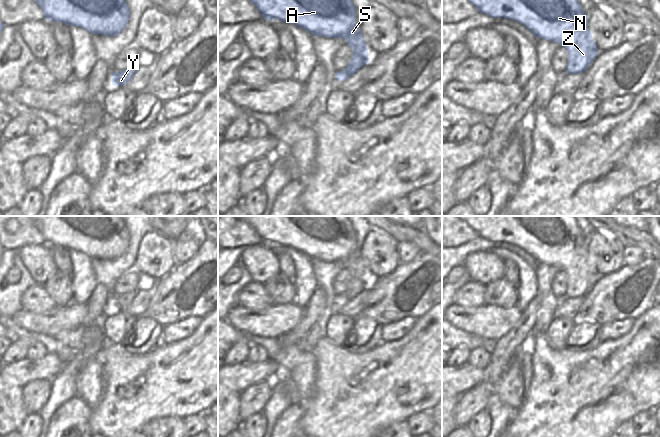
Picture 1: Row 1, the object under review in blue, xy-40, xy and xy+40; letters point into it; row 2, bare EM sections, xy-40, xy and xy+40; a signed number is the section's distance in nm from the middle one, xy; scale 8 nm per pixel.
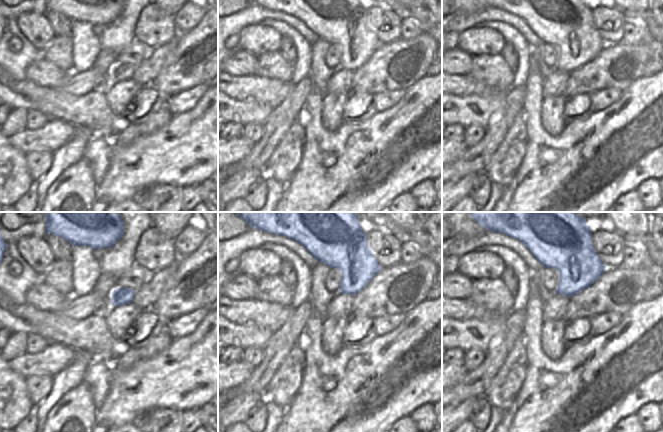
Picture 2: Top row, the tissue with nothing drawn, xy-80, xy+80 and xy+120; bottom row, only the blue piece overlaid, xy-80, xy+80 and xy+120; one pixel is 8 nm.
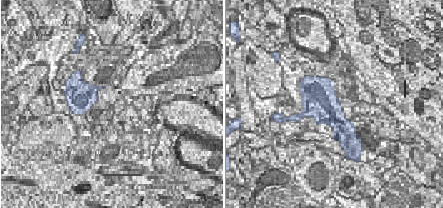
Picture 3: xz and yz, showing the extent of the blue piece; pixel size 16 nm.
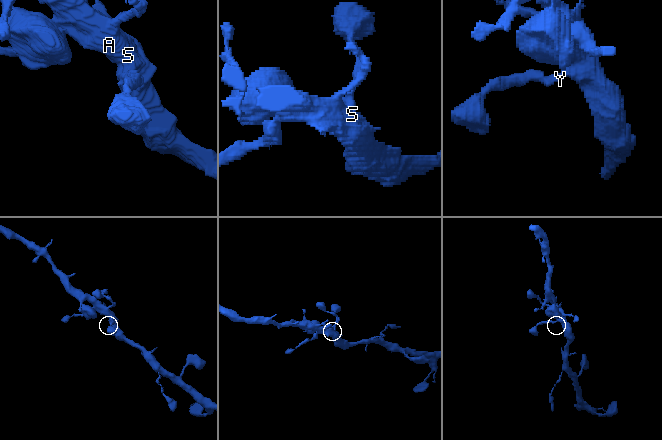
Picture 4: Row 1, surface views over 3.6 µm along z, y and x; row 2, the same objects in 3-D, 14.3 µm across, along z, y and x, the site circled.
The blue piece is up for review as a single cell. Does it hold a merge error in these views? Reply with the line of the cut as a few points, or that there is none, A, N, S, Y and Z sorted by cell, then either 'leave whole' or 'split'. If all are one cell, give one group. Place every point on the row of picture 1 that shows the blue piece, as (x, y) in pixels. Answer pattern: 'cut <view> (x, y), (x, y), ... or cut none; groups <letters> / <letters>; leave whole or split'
cut none; groups A N S Y Z; leave whole

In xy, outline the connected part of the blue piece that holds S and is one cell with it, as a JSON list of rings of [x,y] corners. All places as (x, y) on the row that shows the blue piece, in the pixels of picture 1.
[[[249,0],[262,15],[264,20],[279,20],[288,24],[293,24],[313,36],[323,36],[325,38],[343,38],[350,47],[353,55],[350,63],[341,71],[336,72],[336,81],[345,80],[358,72],[369,60],[368,49],[364,37],[356,25],[356,9],[352,0]]]

